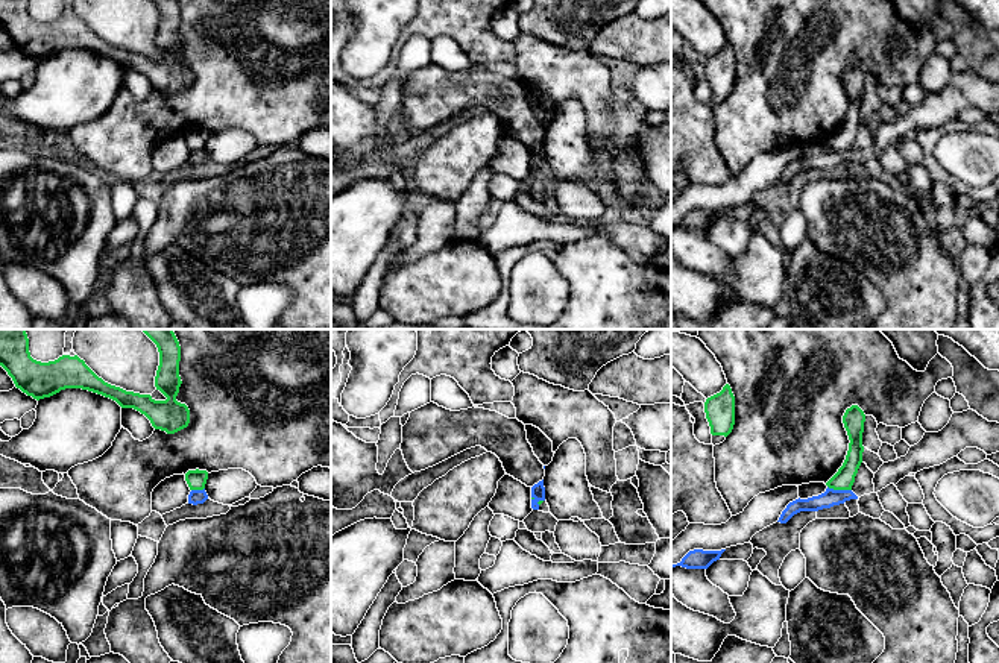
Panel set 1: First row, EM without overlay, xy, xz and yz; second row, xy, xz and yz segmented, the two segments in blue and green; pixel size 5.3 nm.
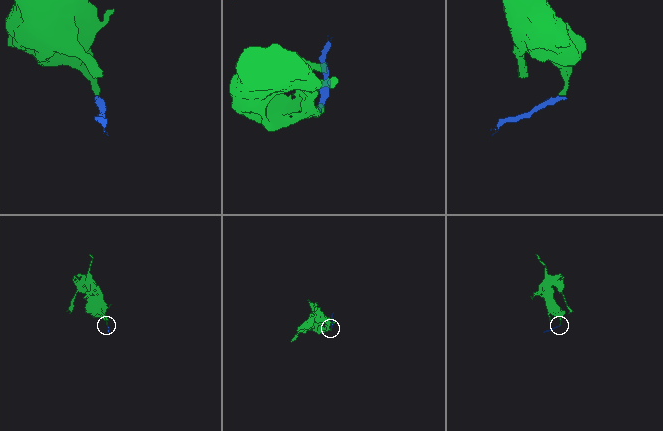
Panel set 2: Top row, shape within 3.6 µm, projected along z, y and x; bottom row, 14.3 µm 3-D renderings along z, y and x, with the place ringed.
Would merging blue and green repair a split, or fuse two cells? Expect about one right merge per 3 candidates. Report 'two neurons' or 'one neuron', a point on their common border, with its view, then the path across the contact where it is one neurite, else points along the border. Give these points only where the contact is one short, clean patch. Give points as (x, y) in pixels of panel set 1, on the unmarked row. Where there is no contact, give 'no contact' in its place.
two neurons | yz (840, 150) | along yz (828, 146), (850, 150)

